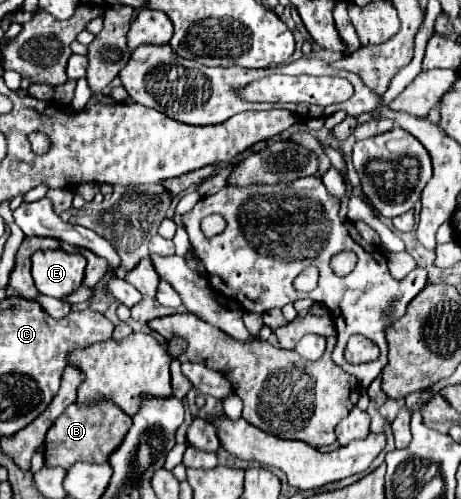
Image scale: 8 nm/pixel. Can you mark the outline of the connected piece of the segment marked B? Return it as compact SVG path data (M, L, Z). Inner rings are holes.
M96 403L94 407L88 405L70 405L50 427L46 433L46 451L44 451L44 463L48 467L64 467L70 469L74 463L106 463L108 457L118 449L118 443L126 437L126 431L130 429L130 417L118 409L114 403Z

